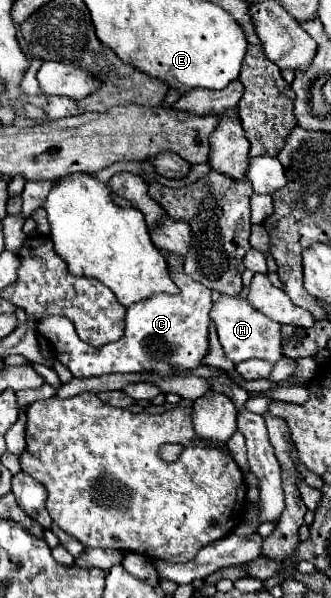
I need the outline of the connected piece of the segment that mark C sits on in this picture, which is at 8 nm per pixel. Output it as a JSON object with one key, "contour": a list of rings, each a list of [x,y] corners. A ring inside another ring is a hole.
{"contour":[[[168,251],[170,277],[178,285],[180,293],[156,293],[144,301],[130,305],[126,313],[126,333],[100,349],[84,343],[74,325],[66,317],[44,317],[38,321],[38,333],[46,337],[52,347],[56,359],[70,369],[76,379],[102,377],[110,373],[164,373],[164,375],[180,375],[190,369],[202,365],[202,359],[210,351],[210,317],[208,311],[212,307],[212,291],[202,283],[186,277],[182,255]]]}

